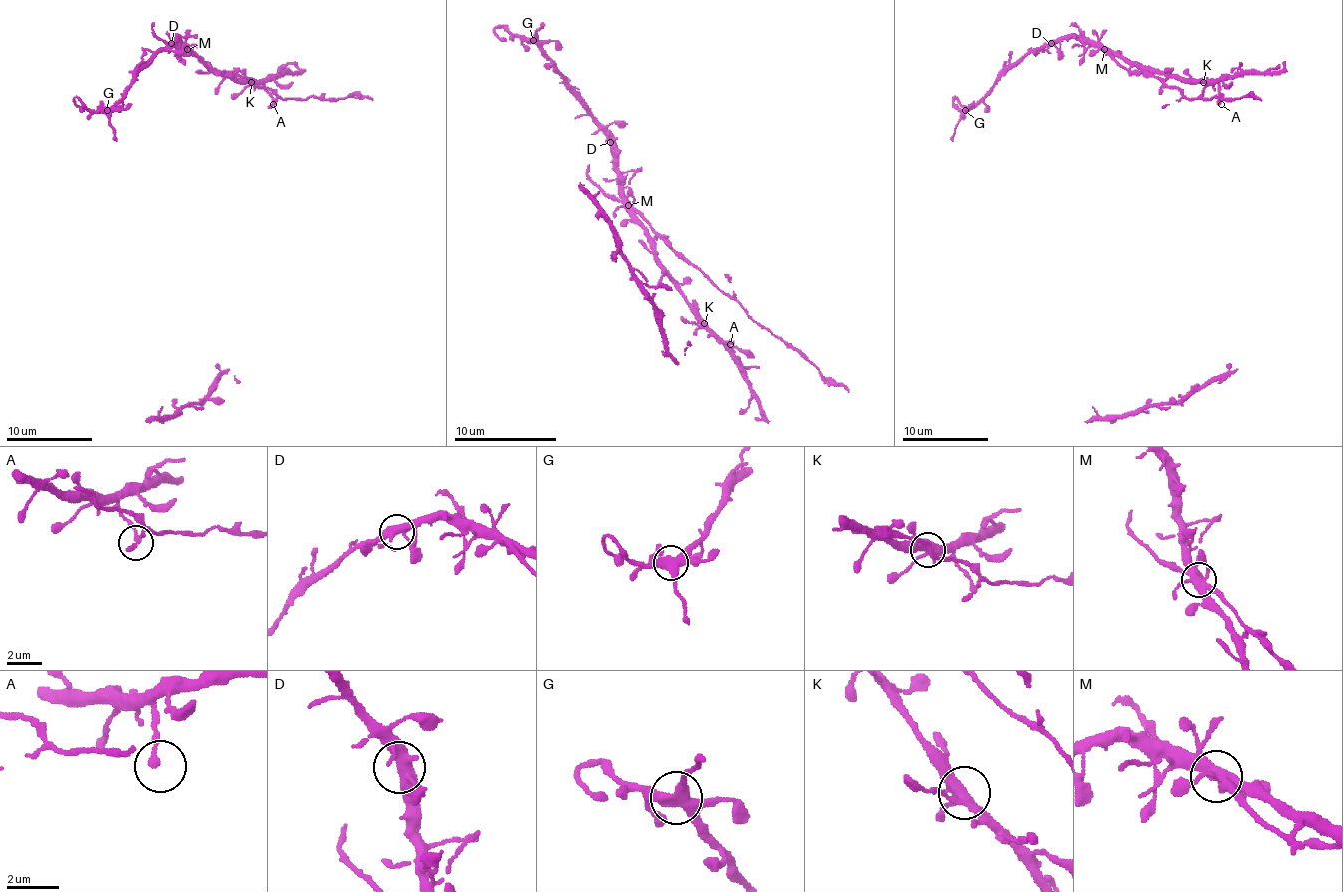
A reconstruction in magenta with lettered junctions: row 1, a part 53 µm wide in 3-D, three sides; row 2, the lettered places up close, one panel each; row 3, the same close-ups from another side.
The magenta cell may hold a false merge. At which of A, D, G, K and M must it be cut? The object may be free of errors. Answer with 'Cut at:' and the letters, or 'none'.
Cut at: none

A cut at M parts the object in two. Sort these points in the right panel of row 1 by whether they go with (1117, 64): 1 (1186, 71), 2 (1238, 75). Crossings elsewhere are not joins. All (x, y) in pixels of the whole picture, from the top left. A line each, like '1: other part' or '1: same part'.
1: other part
2: other part

